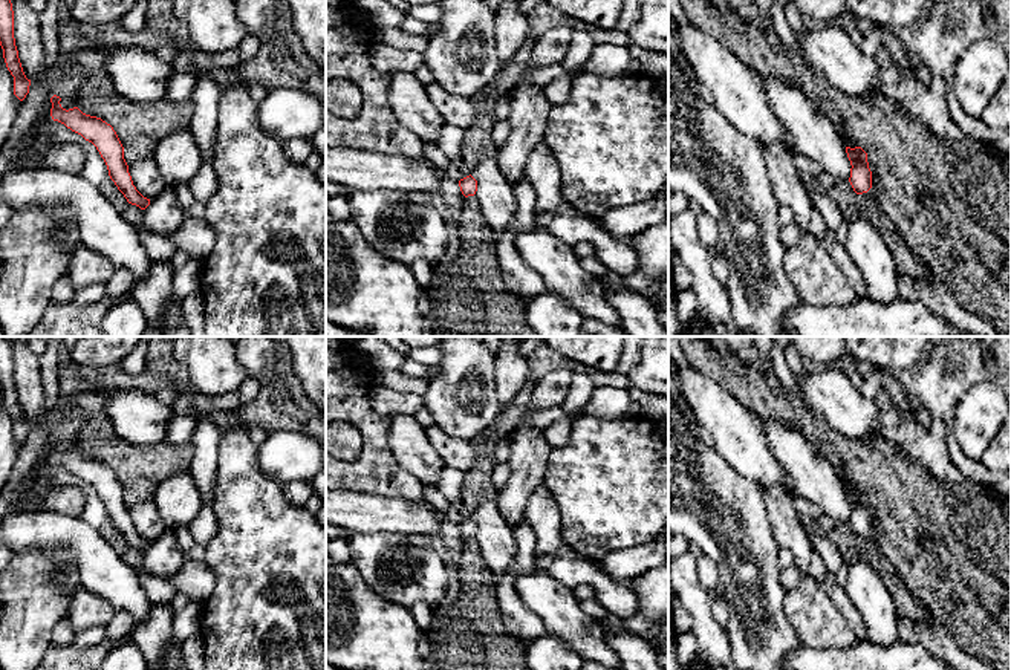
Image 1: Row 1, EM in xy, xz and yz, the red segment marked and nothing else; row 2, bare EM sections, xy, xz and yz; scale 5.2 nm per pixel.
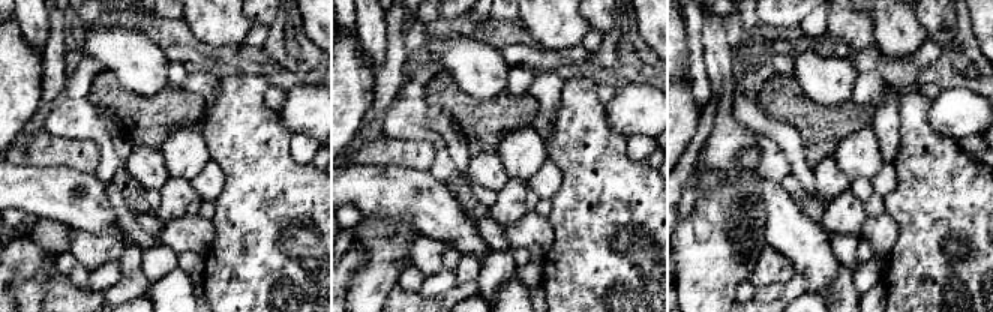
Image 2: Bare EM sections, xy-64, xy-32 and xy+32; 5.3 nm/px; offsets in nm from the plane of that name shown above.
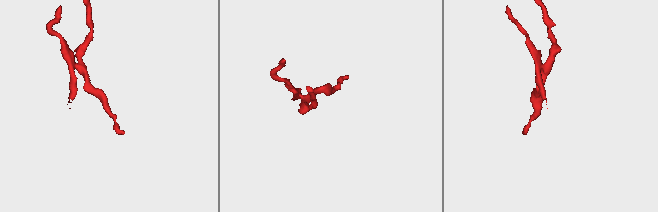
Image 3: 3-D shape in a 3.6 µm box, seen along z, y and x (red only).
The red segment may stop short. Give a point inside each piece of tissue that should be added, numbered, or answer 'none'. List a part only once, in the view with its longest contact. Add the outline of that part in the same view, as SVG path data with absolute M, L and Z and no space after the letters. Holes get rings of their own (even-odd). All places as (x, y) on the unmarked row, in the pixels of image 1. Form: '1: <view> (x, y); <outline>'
none

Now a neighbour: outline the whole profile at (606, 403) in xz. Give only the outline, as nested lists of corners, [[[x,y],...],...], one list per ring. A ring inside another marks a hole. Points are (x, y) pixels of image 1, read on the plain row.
[[[595,387],[590,399],[578,411],[571,413],[563,407],[537,410],[532,413],[525,411],[515,430],[503,437],[512,442],[512,437],[520,427],[532,427],[534,430],[543,431],[558,419],[574,421],[578,416],[592,416],[598,419],[623,421],[636,418],[639,413],[641,407],[630,398],[627,389]]]

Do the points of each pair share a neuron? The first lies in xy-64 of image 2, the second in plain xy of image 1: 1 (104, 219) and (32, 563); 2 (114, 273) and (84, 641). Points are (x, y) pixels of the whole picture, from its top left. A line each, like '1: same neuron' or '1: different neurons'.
1: different neurons
2: same neuron

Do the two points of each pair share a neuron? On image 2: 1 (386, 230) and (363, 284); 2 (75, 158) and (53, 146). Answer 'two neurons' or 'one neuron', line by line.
1: one neuron
2: one neuron

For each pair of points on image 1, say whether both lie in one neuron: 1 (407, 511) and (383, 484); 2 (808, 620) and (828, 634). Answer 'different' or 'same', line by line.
1: different
2: same

